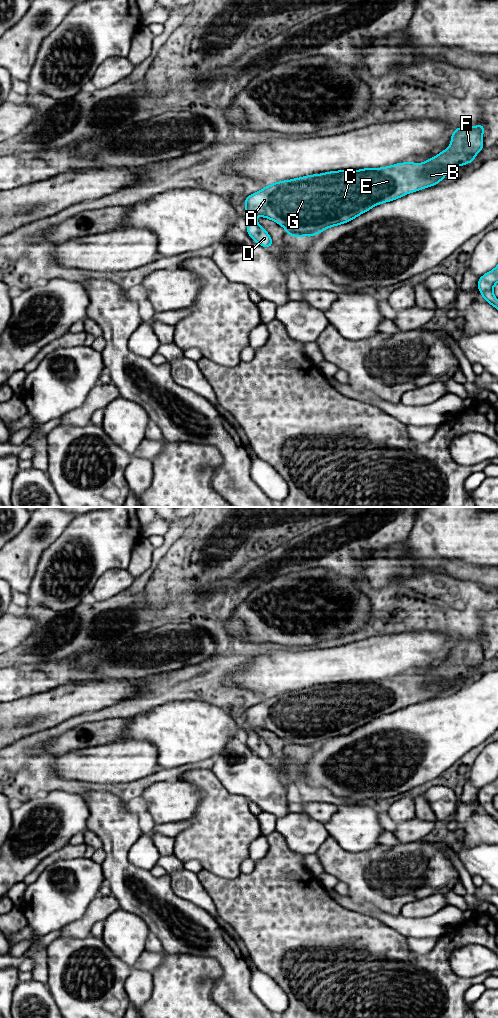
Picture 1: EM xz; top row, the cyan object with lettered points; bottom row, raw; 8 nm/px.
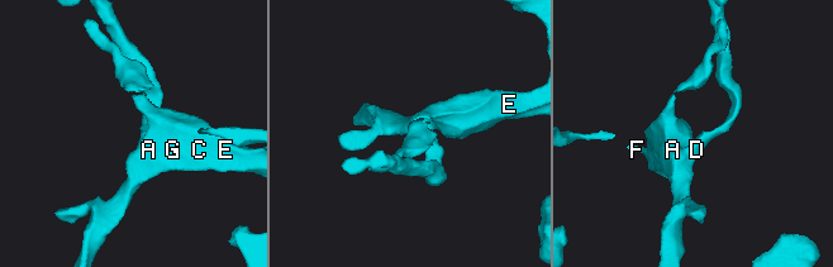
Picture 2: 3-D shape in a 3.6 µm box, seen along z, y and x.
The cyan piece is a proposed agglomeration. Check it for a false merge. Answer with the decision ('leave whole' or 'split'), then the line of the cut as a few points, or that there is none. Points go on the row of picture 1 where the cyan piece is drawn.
leave whole; no cut

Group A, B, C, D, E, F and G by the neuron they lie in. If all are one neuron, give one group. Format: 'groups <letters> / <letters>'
groups A B C D E F G

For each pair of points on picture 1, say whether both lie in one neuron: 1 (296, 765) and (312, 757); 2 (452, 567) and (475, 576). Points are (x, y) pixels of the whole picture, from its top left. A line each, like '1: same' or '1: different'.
1: different
2: same

